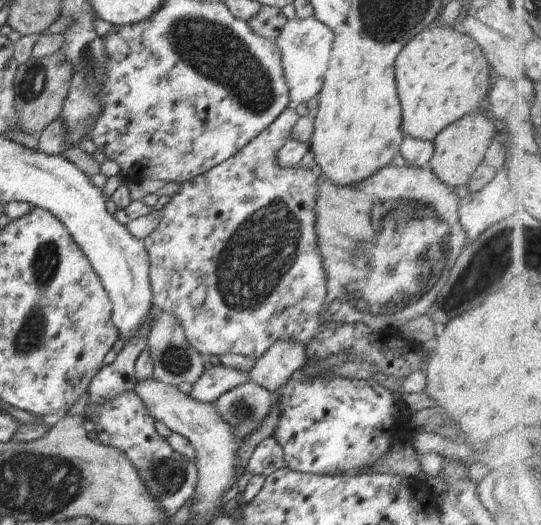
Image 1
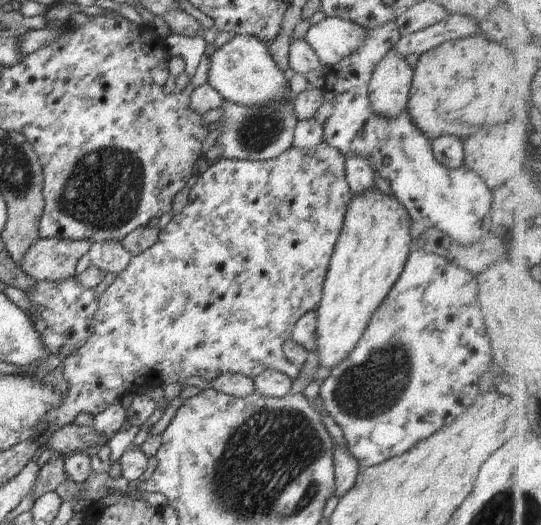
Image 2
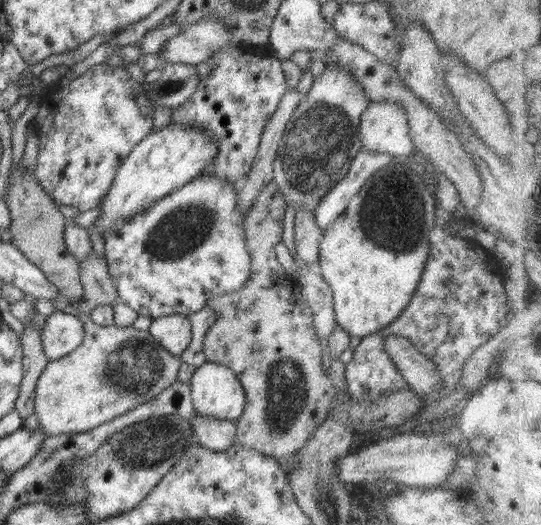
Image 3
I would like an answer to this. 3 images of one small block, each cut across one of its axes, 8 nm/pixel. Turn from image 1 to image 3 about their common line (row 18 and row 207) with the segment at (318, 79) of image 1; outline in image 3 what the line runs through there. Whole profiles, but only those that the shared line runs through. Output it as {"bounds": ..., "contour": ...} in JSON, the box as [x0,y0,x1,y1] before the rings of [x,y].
{"bounds":[273,65,369,213],"contour":[[[338,65],[325,67],[322,75],[314,79],[312,88],[302,97],[288,122],[277,158],[273,162],[273,181],[284,198],[283,205],[292,205],[295,209],[307,206],[314,213],[329,190],[345,177],[356,153],[363,148],[359,125],[368,105],[369,98],[364,89],[348,71]]]}

